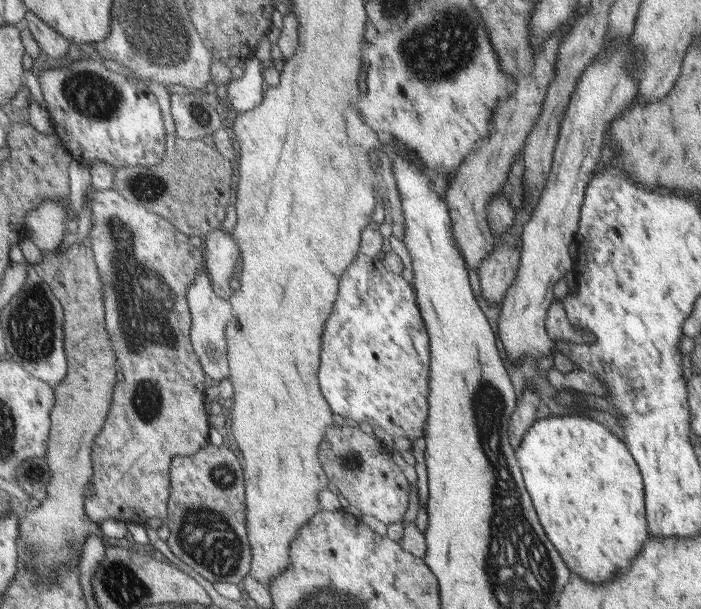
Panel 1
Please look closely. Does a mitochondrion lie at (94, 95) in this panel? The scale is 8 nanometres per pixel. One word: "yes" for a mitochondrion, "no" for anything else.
yes

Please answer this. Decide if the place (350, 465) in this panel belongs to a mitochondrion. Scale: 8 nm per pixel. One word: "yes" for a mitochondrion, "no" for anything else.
yes

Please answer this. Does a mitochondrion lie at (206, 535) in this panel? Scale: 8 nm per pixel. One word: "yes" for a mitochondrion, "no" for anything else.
yes

